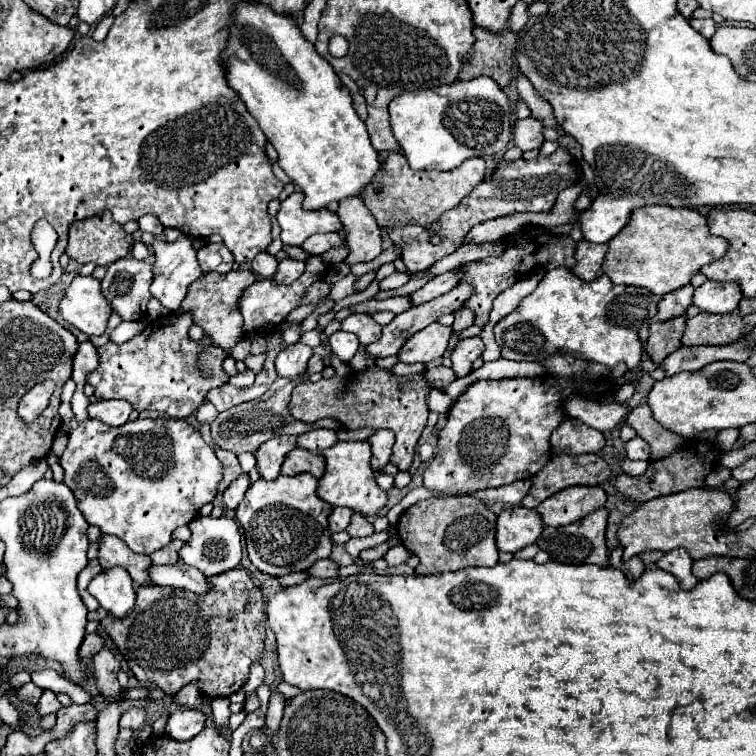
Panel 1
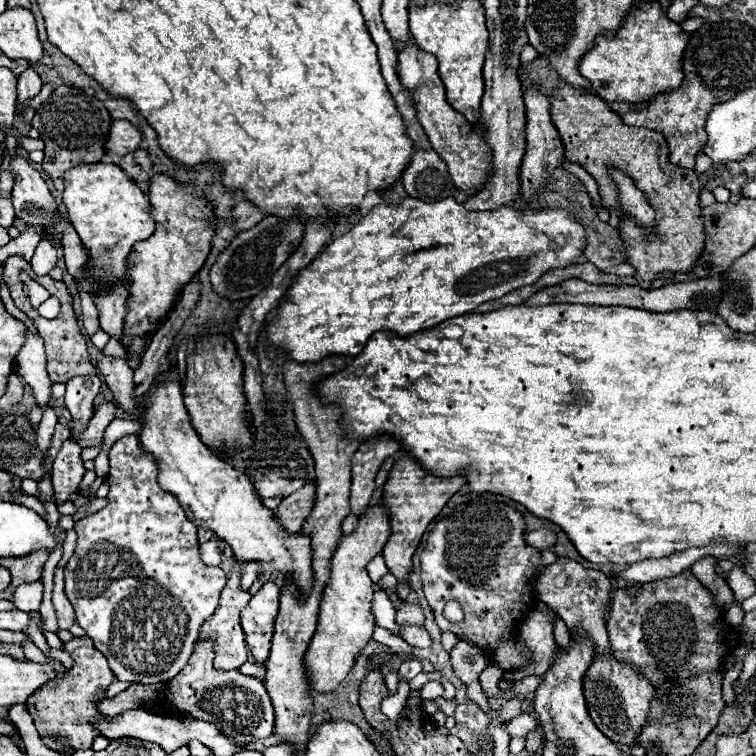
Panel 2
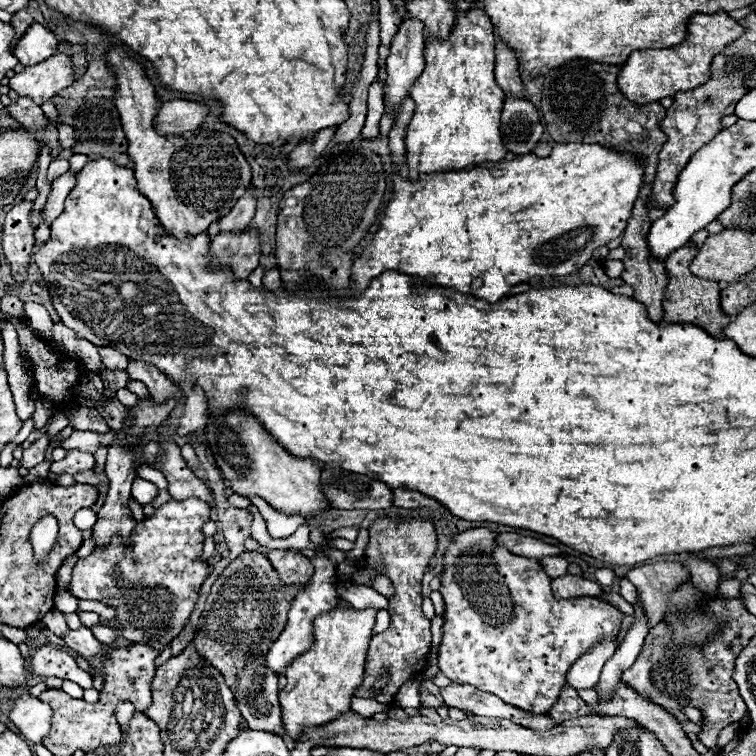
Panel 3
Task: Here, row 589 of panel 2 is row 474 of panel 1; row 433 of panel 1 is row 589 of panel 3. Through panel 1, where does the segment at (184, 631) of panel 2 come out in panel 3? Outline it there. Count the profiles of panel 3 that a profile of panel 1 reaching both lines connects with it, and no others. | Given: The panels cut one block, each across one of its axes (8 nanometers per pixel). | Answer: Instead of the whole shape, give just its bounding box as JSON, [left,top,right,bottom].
[70,498,210,652]

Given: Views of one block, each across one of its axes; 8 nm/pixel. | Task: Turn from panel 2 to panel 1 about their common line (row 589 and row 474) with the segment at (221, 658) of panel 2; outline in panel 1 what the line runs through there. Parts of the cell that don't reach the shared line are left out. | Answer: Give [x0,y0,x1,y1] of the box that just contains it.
[216,450,242,488]

